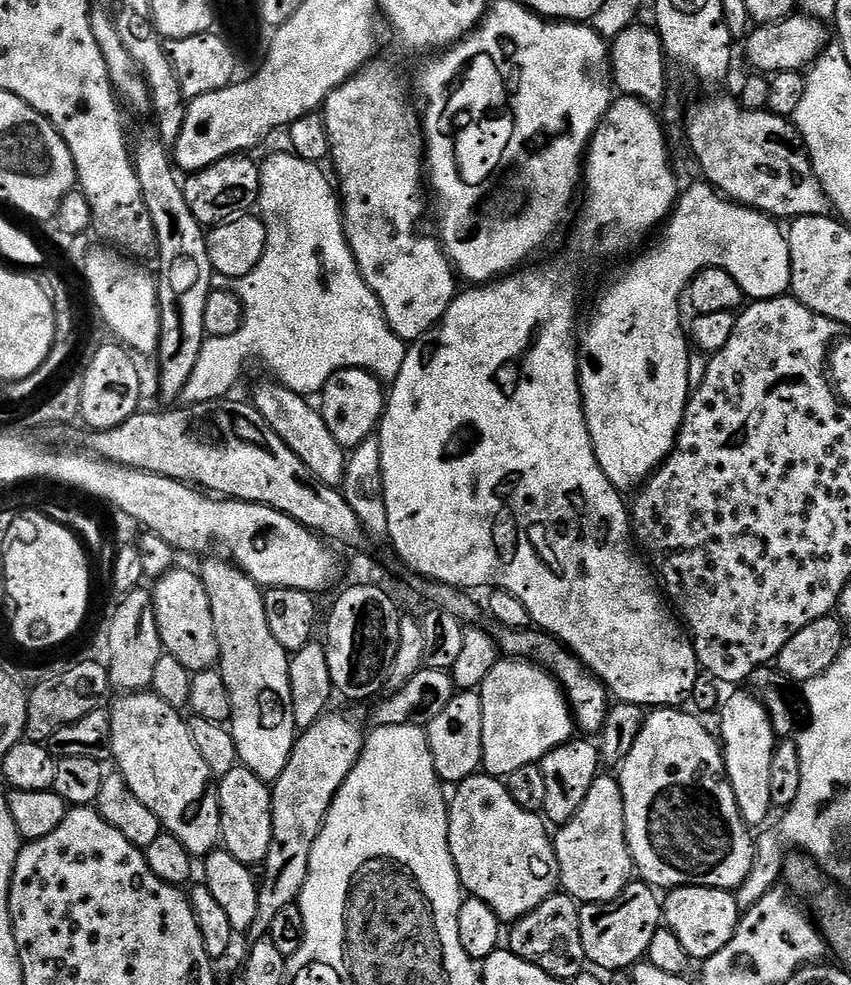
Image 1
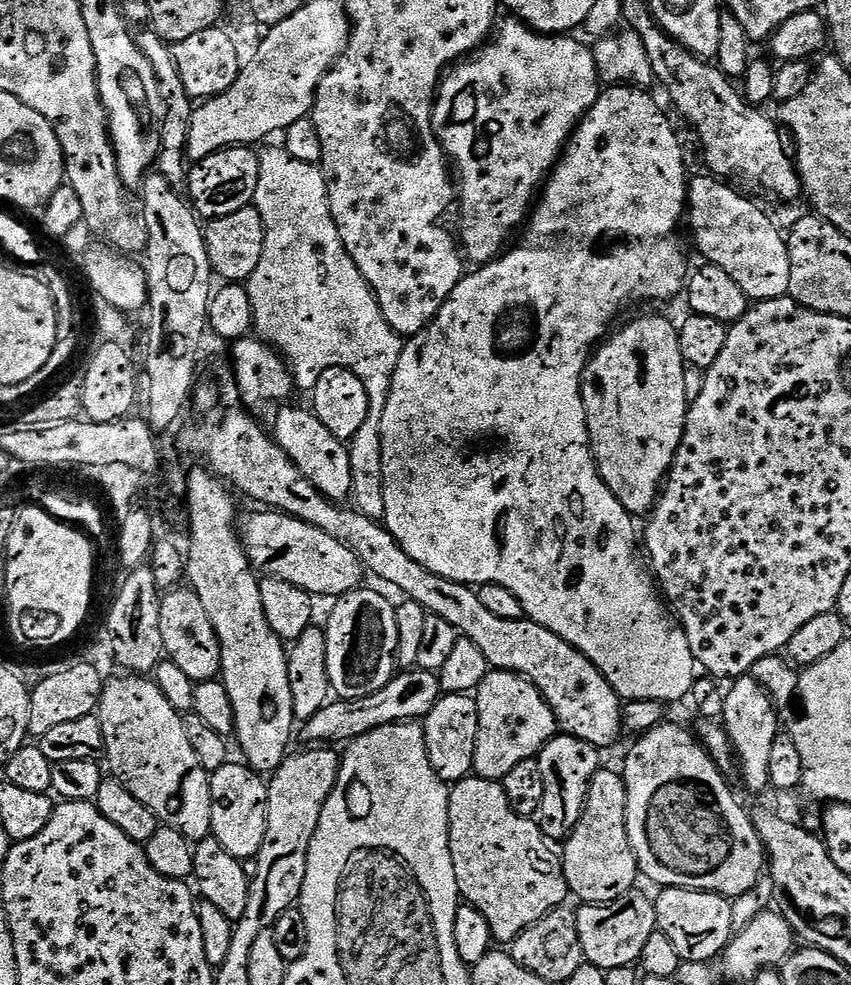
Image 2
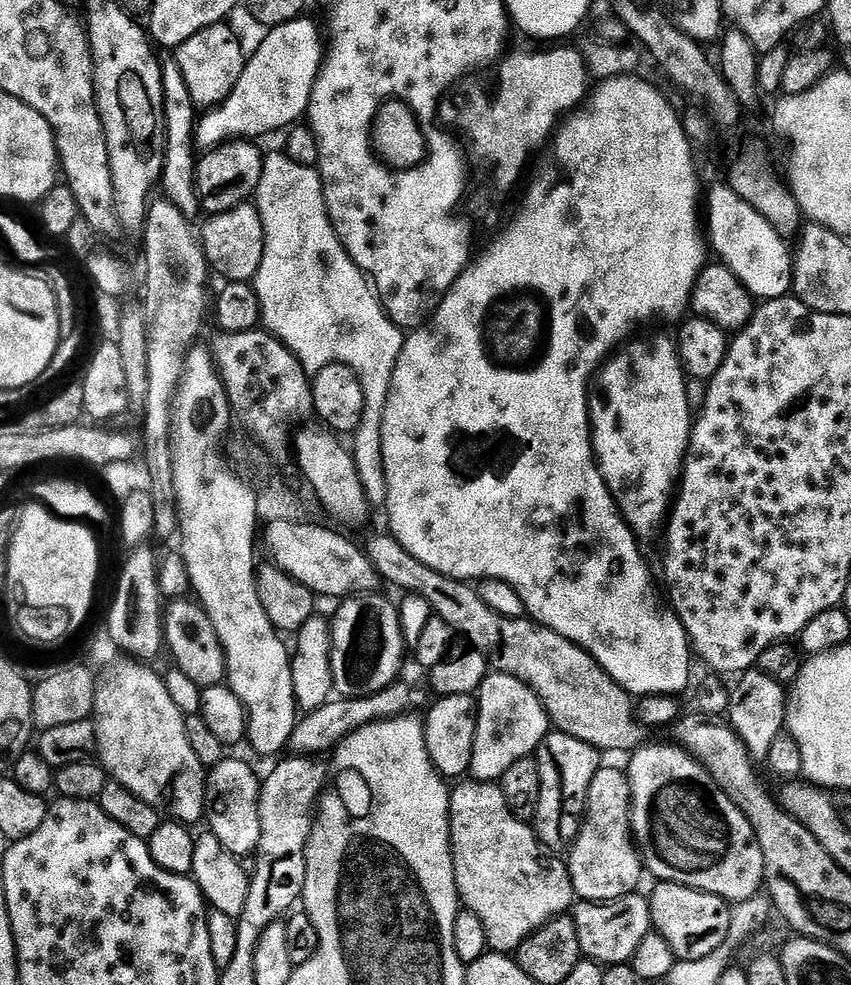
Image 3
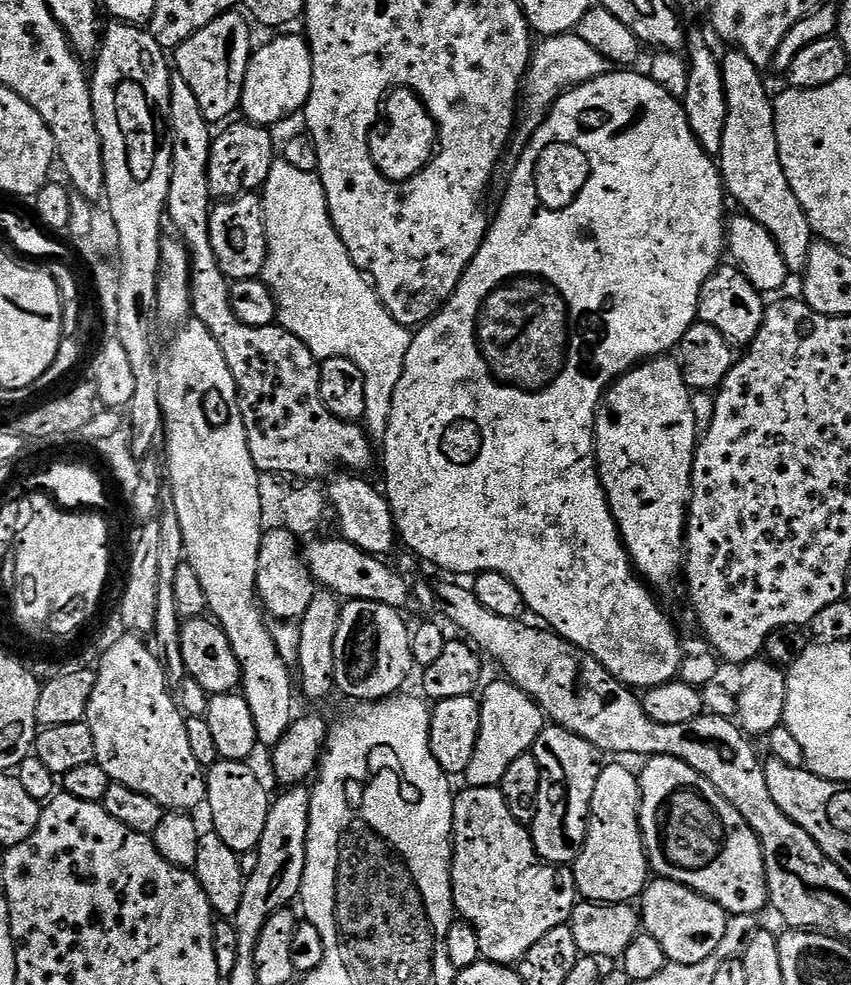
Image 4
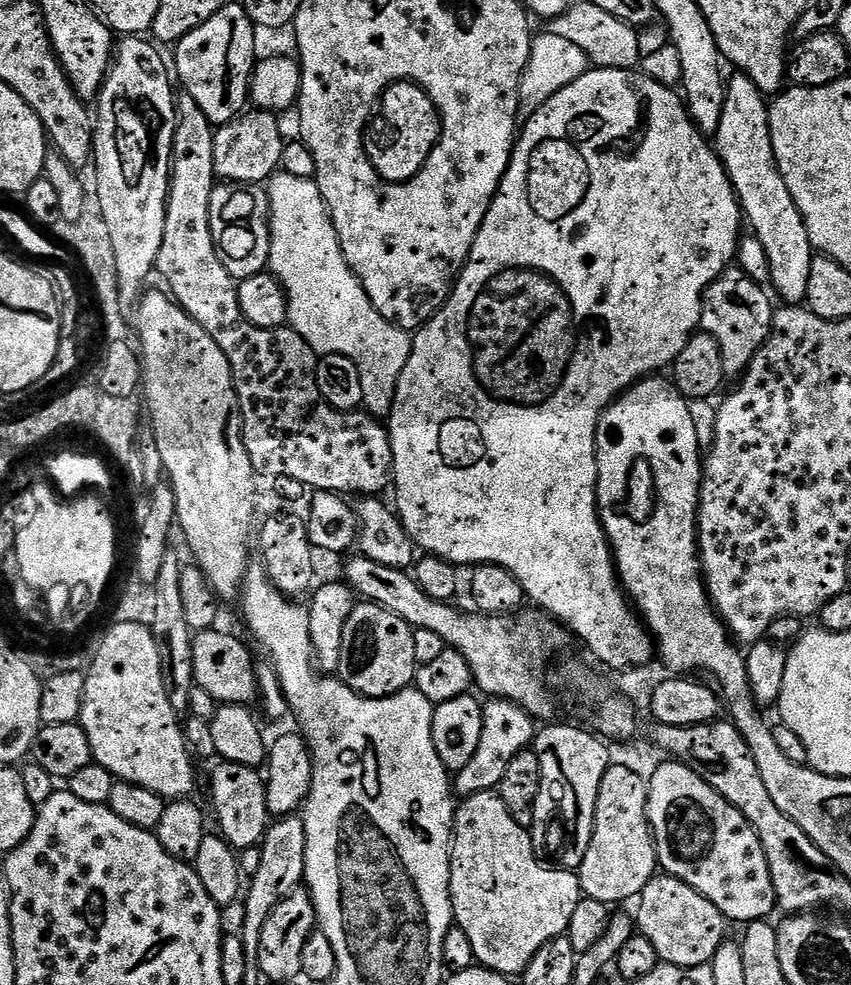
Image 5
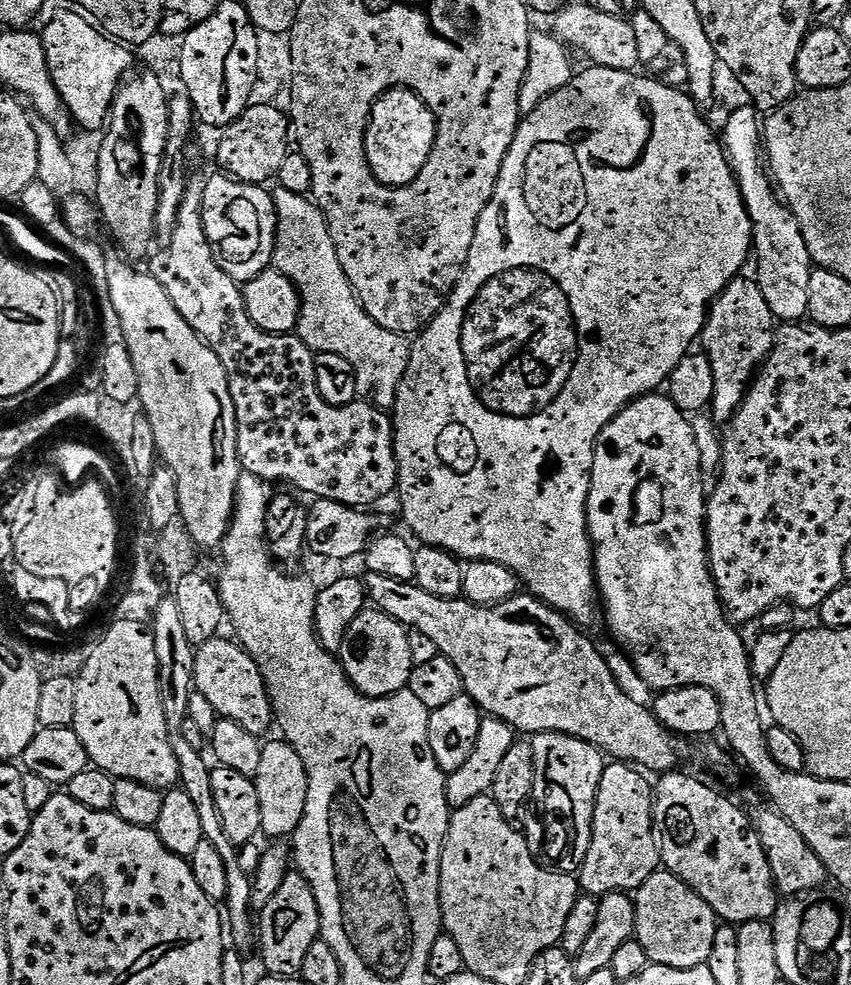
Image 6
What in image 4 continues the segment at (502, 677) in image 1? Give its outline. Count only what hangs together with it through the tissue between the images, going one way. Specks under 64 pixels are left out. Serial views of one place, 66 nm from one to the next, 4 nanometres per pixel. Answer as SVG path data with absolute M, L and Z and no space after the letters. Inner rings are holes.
M499 678L493 684L485 683L480 701L480 729L478 742L474 742L474 755L470 757L470 766L462 774L469 788L495 788L500 783L502 774L522 754L531 752L538 734L546 727L544 711L536 705L532 697L525 694L514 683Z

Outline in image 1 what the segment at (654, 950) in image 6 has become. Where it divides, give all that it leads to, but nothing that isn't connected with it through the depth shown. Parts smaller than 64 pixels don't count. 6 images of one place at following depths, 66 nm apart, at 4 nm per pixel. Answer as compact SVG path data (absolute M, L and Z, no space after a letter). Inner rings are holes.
M688 884L684 888L671 889L662 900L663 923L674 930L688 957L697 962L706 961L718 954L718 950L722 950L722 946L734 938L741 915L742 906L726 888L703 888Z

